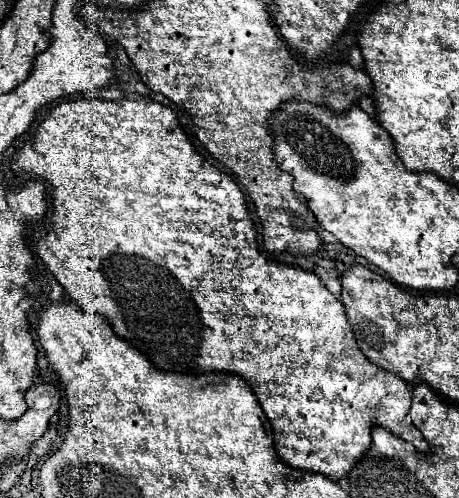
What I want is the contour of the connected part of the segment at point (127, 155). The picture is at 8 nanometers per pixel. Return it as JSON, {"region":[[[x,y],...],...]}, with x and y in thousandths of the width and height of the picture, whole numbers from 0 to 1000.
{"region":[[[214,197],[135,205],[109,221],[100,241],[87,245],[87,253],[78,257],[70,273],[65,297],[39,301],[26,337],[35,345],[57,345],[74,357],[105,361],[118,373],[118,390],[113,390],[118,446],[113,446],[113,462],[83,482],[83,514],[100,530],[100,538],[118,550],[118,558],[135,570],[135,578],[148,586],[157,606],[183,627],[222,631],[261,679],[279,683],[283,695],[305,703],[331,727],[331,735],[353,747],[383,747],[383,751],[414,751],[414,755],[431,755],[431,751],[440,755],[449,747],[523,751],[523,759],[532,759],[536,771],[558,791],[575,831],[588,843],[588,855],[597,863],[601,912],[623,936],[702,952],[732,968],[741,960],[758,960],[758,948],[767,948],[767,940],[776,936],[776,924],[793,908],[802,908],[810,892],[806,884],[810,884],[815,855],[832,855],[858,876],[893,888],[911,908],[937,912],[937,896],[928,892],[928,884],[919,880],[919,871],[906,863],[898,847],[893,833],[898,799],[889,771],[876,767],[871,755],[850,751],[797,723],[797,715],[776,695],[771,667],[754,639],[749,614],[710,582],[710,574],[697,566],[693,554],[680,554],[680,546],[671,542],[619,534],[597,526],[584,514],[571,514],[571,506],[558,498],[558,458],[519,369],[497,349],[479,345],[466,329],[449,325],[444,313],[436,313],[436,305],[423,297],[401,257],[388,249],[388,233],[379,233],[375,217],[353,213],[327,197],[301,201],[301,205],[279,197],[244,201],[244,205],[214,201]]]}

